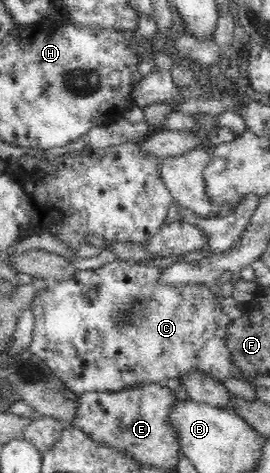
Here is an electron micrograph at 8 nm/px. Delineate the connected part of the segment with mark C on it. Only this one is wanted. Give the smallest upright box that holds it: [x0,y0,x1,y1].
[28,260,240,395]

